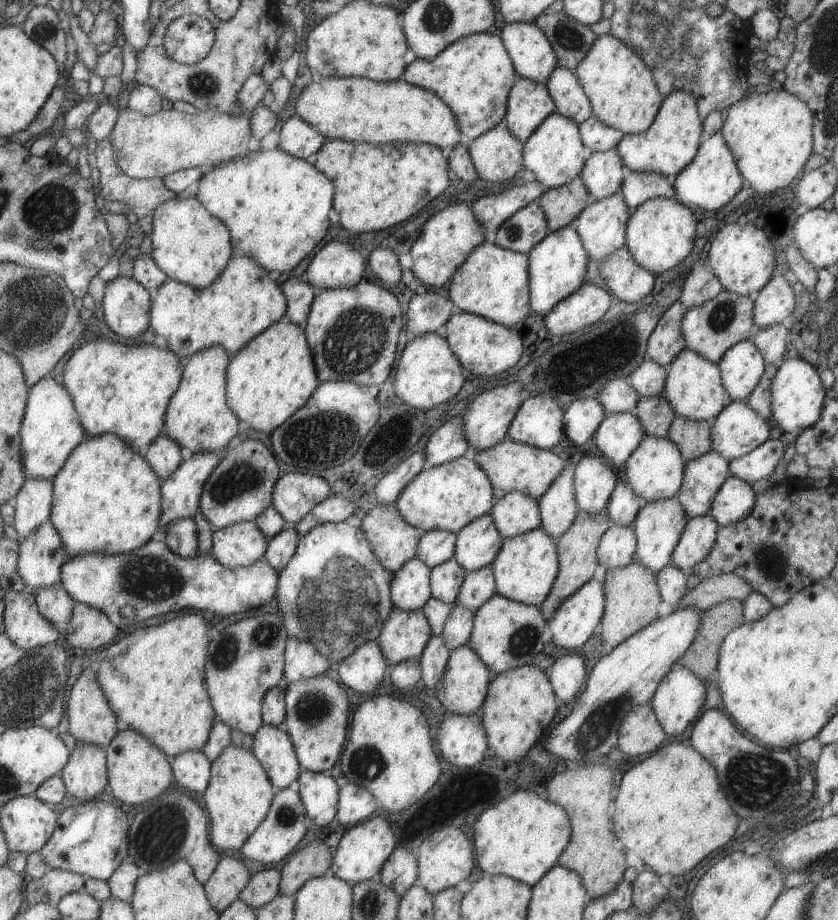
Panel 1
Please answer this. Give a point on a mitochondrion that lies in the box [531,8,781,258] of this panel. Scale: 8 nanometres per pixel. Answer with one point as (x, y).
(566, 37)

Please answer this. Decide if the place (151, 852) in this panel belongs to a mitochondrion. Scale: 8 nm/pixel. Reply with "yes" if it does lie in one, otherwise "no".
yes

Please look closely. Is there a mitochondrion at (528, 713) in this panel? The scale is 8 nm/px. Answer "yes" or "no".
no

